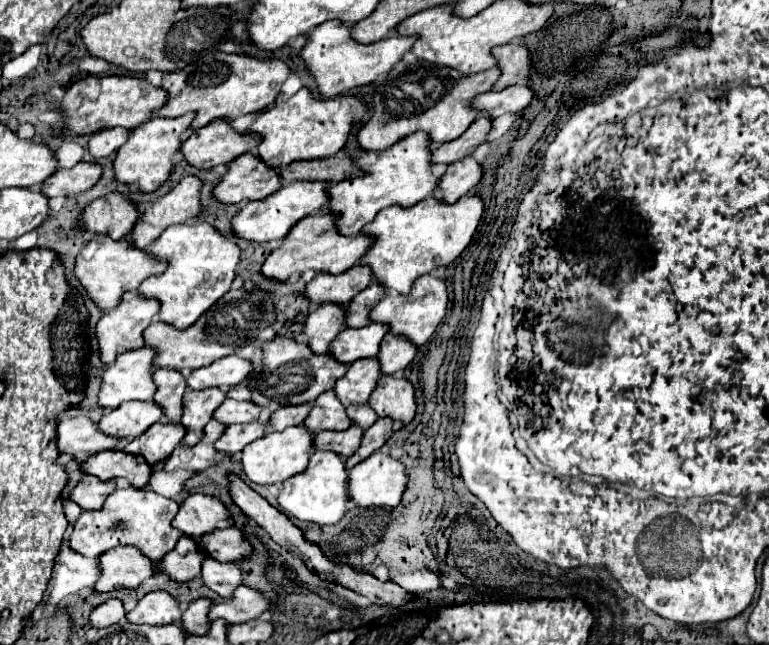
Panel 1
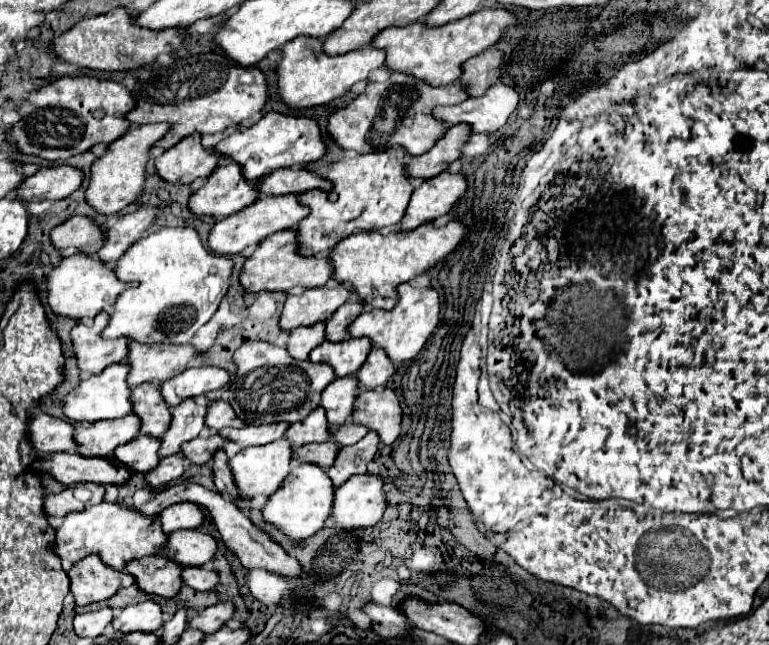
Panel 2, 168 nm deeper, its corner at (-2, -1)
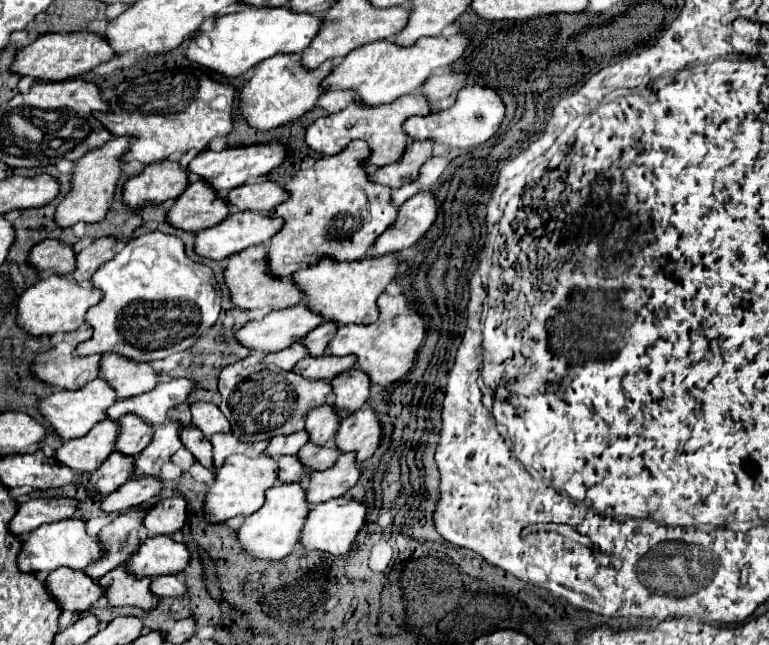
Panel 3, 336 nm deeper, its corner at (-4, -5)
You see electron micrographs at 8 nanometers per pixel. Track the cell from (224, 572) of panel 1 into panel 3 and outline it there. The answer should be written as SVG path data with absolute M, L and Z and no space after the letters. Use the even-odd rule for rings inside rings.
M178 575L154 577L152 583L150 583L150 591L156 597L176 597L176 595L184 595L184 581Z

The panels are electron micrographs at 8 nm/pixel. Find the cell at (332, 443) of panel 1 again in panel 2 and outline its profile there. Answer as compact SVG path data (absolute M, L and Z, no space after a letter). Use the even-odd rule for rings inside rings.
M326 441L326 443L310 443L310 445L302 445L294 449L294 459L298 461L308 461L308 463L316 463L320 467L330 467L338 455L340 447L334 441Z

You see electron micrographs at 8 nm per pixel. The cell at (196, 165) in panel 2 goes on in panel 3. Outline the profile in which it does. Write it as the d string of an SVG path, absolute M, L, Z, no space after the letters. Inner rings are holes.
M158 161L146 165L144 171L128 179L122 187L122 203L140 209L150 203L164 203L176 199L188 185L188 173L176 161Z

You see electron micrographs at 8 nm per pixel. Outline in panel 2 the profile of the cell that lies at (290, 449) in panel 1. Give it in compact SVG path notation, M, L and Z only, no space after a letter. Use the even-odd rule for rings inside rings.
M284 437L282 439L276 439L274 443L268 443L268 445L246 447L242 451L238 451L230 459L230 469L234 473L234 481L236 481L242 497L272 495L282 485L282 481L286 479L286 475L290 475L292 453L294 453L294 449L290 447L290 443L286 443Z

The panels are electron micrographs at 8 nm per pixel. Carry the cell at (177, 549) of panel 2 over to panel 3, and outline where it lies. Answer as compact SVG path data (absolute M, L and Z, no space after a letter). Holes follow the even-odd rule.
M166 535L148 537L140 543L138 551L134 551L132 559L128 559L126 569L142 577L160 577L160 575L176 575L184 571L190 561L190 553L184 545L174 543Z

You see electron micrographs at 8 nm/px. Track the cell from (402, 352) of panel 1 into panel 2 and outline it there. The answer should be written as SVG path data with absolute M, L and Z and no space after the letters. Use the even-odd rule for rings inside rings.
M372 349L368 355L366 363L358 371L358 381L360 381L360 391L366 389L380 389L386 385L386 381L396 373L396 365L386 359L386 351Z

